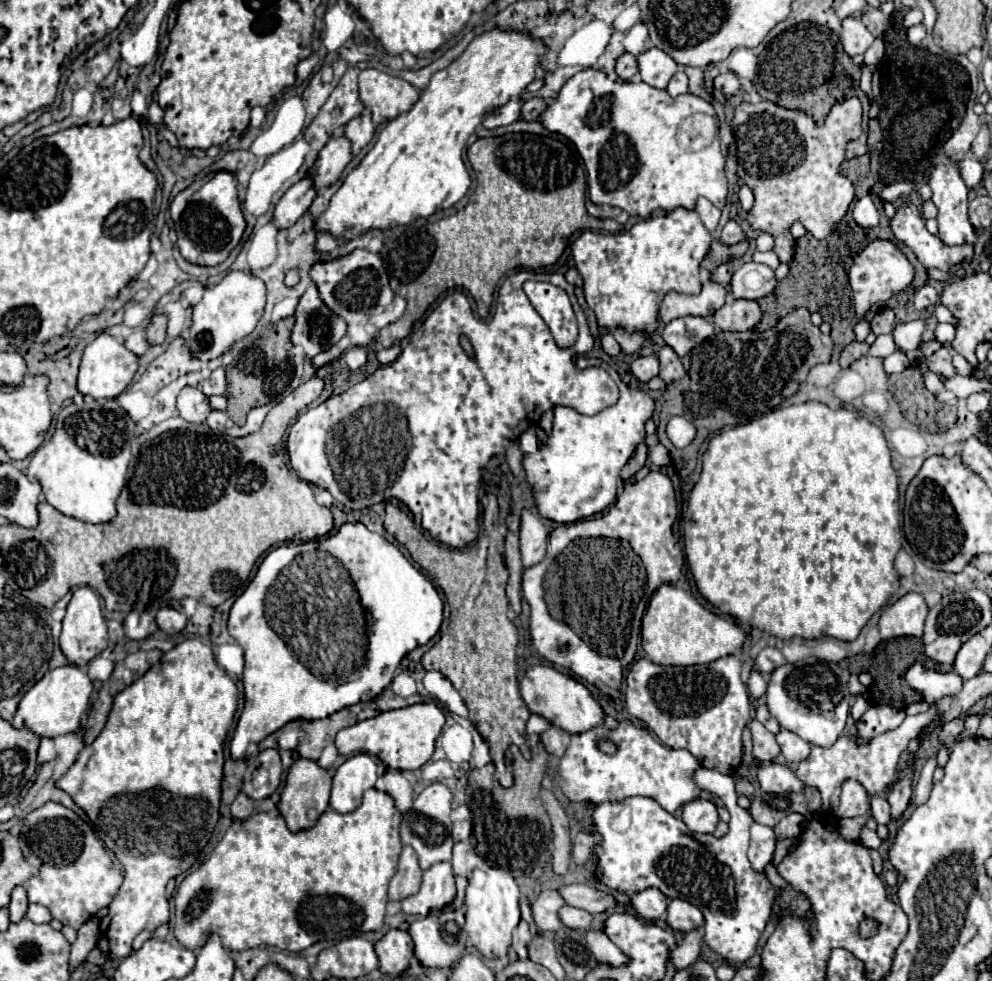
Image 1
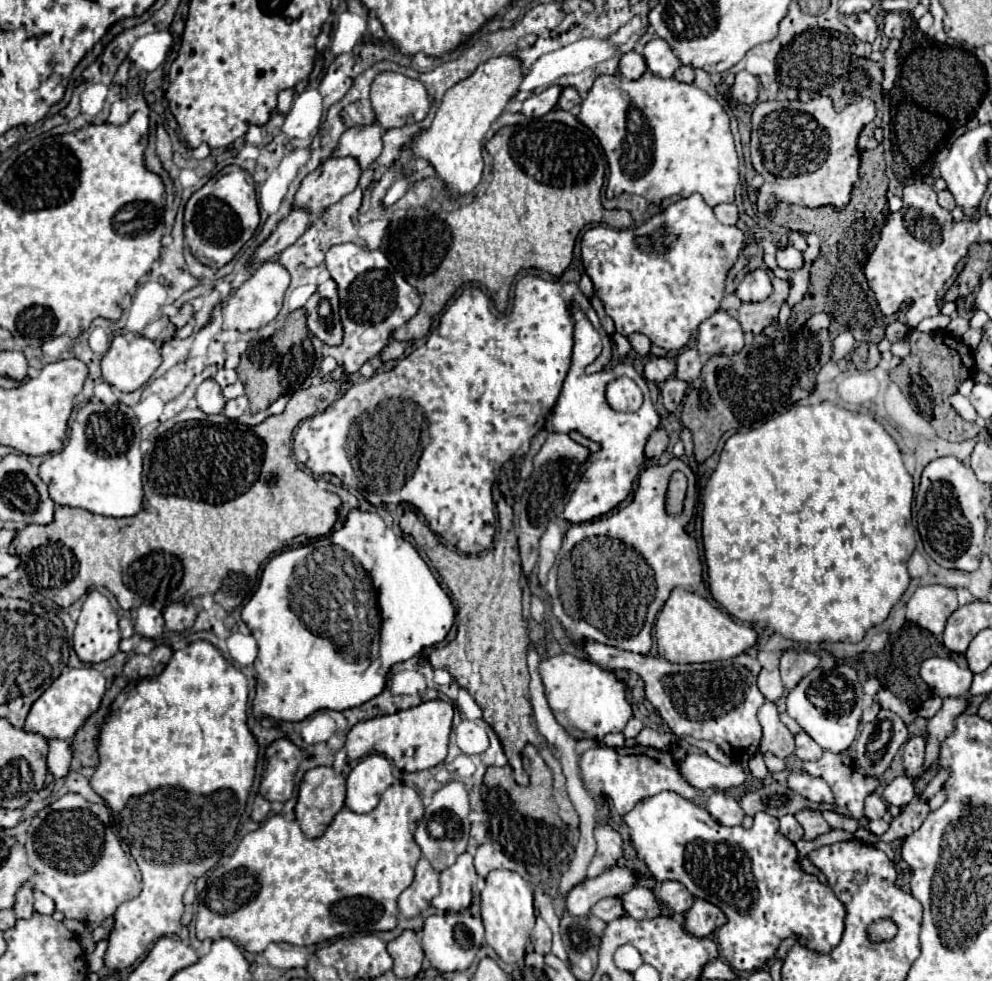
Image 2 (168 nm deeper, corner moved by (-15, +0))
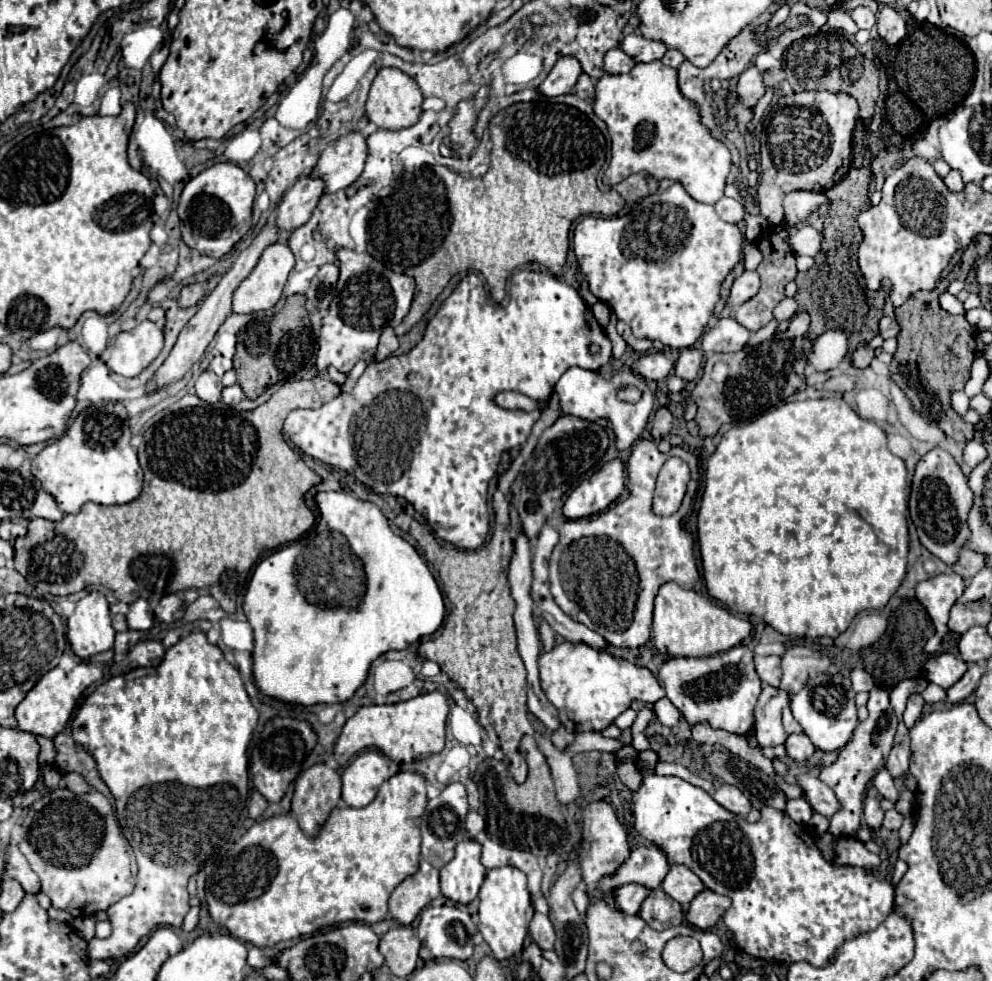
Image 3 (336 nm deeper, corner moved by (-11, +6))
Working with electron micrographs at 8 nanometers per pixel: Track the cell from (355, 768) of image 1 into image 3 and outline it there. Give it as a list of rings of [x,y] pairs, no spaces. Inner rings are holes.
[[[365,750],[359,753],[341,774],[341,799],[349,807],[365,807],[375,799],[381,783],[399,770],[399,764],[391,761],[380,751]]]

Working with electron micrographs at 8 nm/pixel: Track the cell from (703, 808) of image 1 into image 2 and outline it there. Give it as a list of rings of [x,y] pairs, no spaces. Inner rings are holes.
[[[717,791],[713,793],[709,799],[707,799],[707,807],[709,815],[719,823],[719,825],[727,825],[727,827],[733,827],[733,825],[741,825],[745,813],[743,809],[739,807],[739,803],[723,793],[723,791]]]

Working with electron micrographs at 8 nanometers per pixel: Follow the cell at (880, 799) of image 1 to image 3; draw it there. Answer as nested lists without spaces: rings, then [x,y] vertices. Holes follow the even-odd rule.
[[[899,723],[899,729],[895,733],[895,741],[893,741],[893,749],[889,753],[887,759],[887,769],[893,777],[905,777],[907,769],[909,769],[909,757],[911,757],[911,749],[909,749],[909,729],[905,727],[905,723]]]

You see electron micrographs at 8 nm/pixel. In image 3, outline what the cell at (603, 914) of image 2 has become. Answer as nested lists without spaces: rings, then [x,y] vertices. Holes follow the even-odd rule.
[[[629,883],[615,889],[613,895],[609,895],[609,903],[621,911],[627,911],[629,915],[635,915],[649,895],[651,895],[649,887],[639,883]]]

